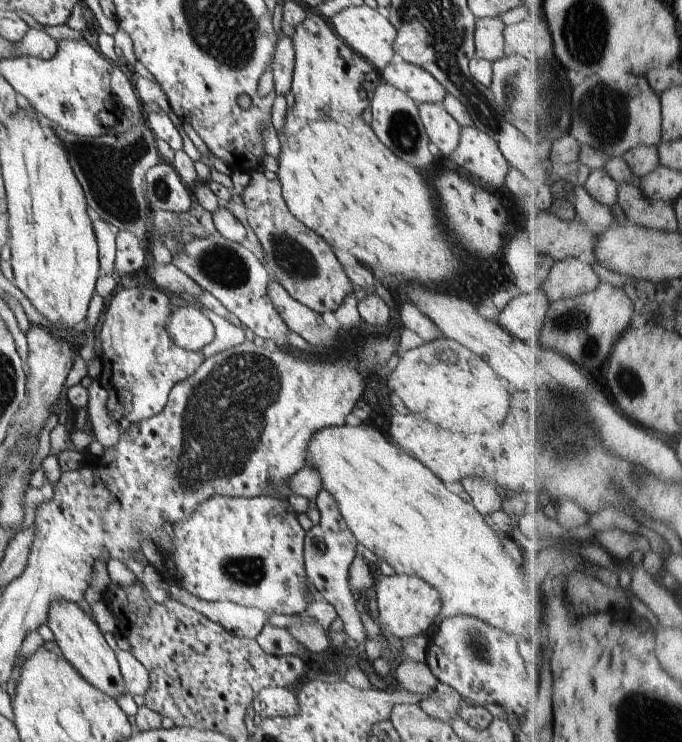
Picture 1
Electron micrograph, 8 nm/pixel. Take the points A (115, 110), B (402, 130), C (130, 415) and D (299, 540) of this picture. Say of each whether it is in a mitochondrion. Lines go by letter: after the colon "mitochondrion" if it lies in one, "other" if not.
A: other
B: mitochondrion
C: other
D: other

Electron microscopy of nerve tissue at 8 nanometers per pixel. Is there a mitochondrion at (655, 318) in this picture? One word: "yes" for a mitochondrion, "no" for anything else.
no

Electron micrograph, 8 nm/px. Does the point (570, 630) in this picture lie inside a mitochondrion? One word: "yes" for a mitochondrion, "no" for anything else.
no

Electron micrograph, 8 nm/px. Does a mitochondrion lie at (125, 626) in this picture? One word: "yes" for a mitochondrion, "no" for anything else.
no

